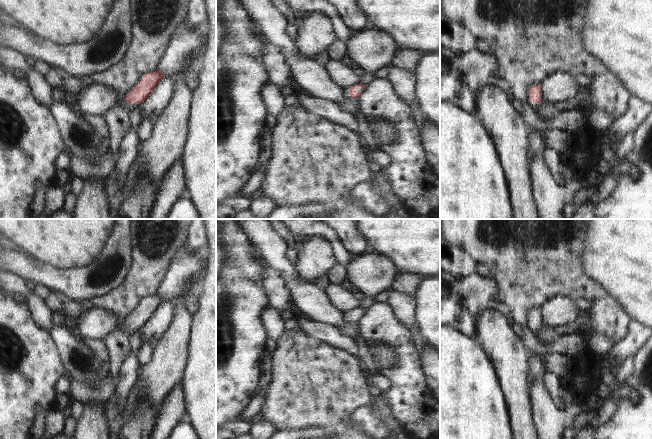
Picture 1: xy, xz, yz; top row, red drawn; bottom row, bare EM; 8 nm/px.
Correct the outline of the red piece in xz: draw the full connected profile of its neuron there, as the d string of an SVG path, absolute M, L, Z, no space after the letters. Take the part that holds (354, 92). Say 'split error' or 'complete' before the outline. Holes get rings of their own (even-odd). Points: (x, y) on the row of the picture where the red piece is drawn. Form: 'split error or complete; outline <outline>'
split error; outline M364 84L353 85L352 87L346 89L346 93L349 94L352 98L359 98L366 86L367 85Z

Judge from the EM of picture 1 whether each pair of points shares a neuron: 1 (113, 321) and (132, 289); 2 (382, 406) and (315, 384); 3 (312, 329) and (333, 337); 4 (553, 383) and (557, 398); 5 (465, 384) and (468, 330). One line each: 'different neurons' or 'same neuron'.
1: different neurons
2: same neuron
3: same neuron
4: same neuron
5: different neurons

